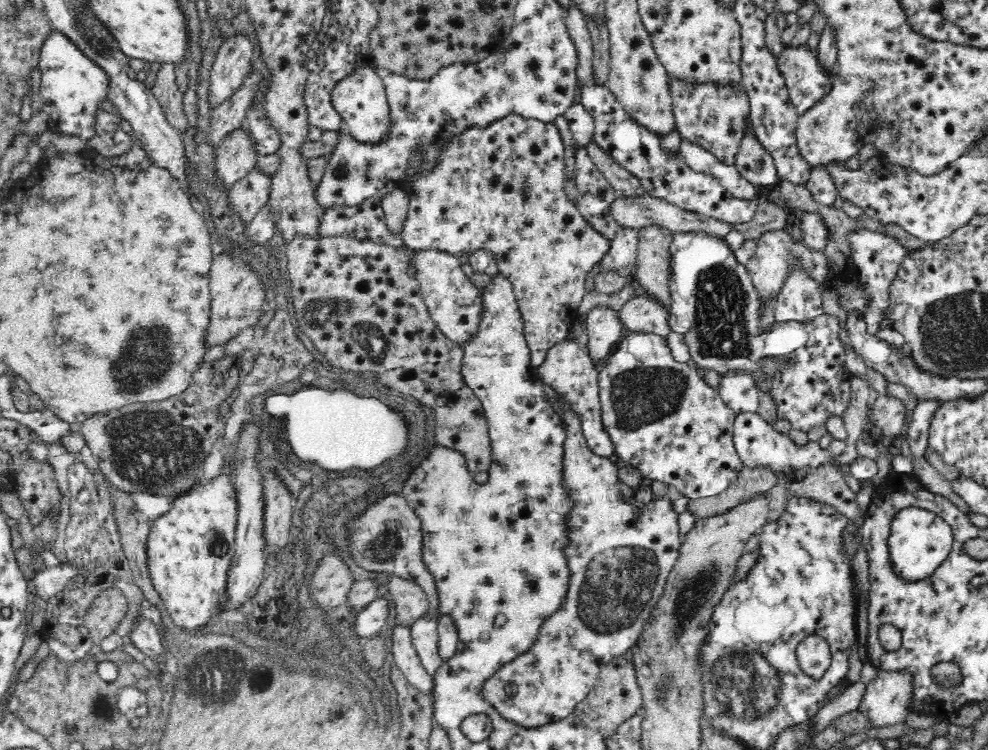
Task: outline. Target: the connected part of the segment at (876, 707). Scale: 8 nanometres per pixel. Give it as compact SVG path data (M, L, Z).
M907 668L900 670L879 669L876 678L866 685L866 694L858 710L865 712L876 727L887 726L905 721L912 711L916 675Z

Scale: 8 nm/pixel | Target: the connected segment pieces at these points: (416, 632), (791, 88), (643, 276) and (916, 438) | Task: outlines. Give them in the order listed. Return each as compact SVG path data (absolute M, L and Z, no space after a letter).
M429 614L416 621L411 627L411 637L424 668L436 676L442 672L447 660L440 654L438 621Z
M800 45L795 47L786 46L777 58L777 66L782 76L785 78L786 89L789 91L791 102L796 107L799 115L809 110L824 96L829 95L833 90L834 83L840 79L838 71L840 71L837 61L834 64L822 64L819 50L812 50L808 45Z
M648 224L639 228L638 234L638 258L633 278L641 285L643 291L656 294L669 308L670 296L666 278L673 232L664 228L663 224Z
M926 401L925 403L918 403L915 408L911 423L909 424L909 439L903 442L902 454L907 459L912 459L913 456L910 455L910 449L915 452L915 454L924 455L924 448L926 448L926 438L927 438L927 428L930 420L930 416L934 414L936 408L936 403L934 401Z

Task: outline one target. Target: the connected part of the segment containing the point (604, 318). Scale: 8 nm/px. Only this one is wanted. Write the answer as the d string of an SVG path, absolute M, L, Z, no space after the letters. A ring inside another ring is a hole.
M596 305L587 313L586 329L588 329L588 344L590 356L602 360L616 350L618 340L623 340L622 318L619 310L609 305Z

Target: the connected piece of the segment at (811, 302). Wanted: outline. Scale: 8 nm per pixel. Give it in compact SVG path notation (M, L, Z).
M790 275L776 306L774 315L779 324L810 324L823 315L822 297L814 282L806 275Z

